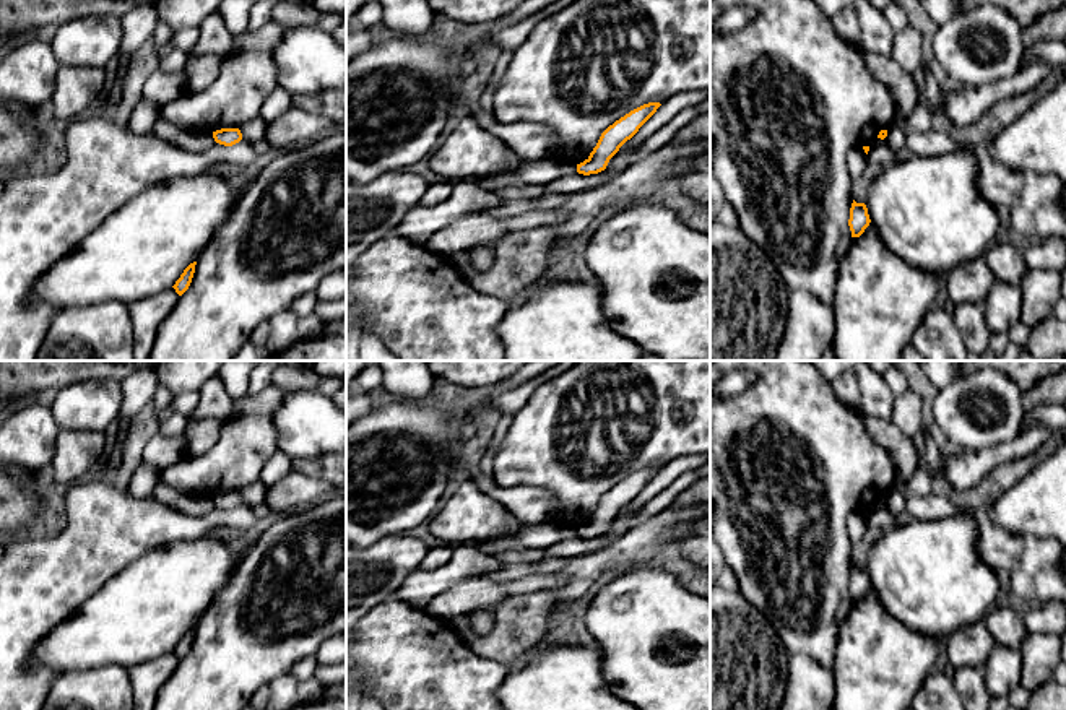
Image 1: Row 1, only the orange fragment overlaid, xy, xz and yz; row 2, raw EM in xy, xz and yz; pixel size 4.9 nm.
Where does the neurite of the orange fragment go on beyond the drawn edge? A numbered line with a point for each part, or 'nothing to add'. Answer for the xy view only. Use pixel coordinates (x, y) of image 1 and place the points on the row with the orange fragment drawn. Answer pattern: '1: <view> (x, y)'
nothing to add

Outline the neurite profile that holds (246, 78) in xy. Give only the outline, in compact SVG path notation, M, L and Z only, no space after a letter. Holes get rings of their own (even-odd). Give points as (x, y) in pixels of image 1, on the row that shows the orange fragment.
M271 50L232 52L223 57L214 83L202 93L185 91L162 104L159 114L193 130L239 128L258 117L270 93L278 88Z

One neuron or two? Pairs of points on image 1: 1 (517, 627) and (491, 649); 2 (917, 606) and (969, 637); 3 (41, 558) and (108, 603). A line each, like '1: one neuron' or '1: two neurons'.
1: one neuron
2: two neurons
3: two neurons

